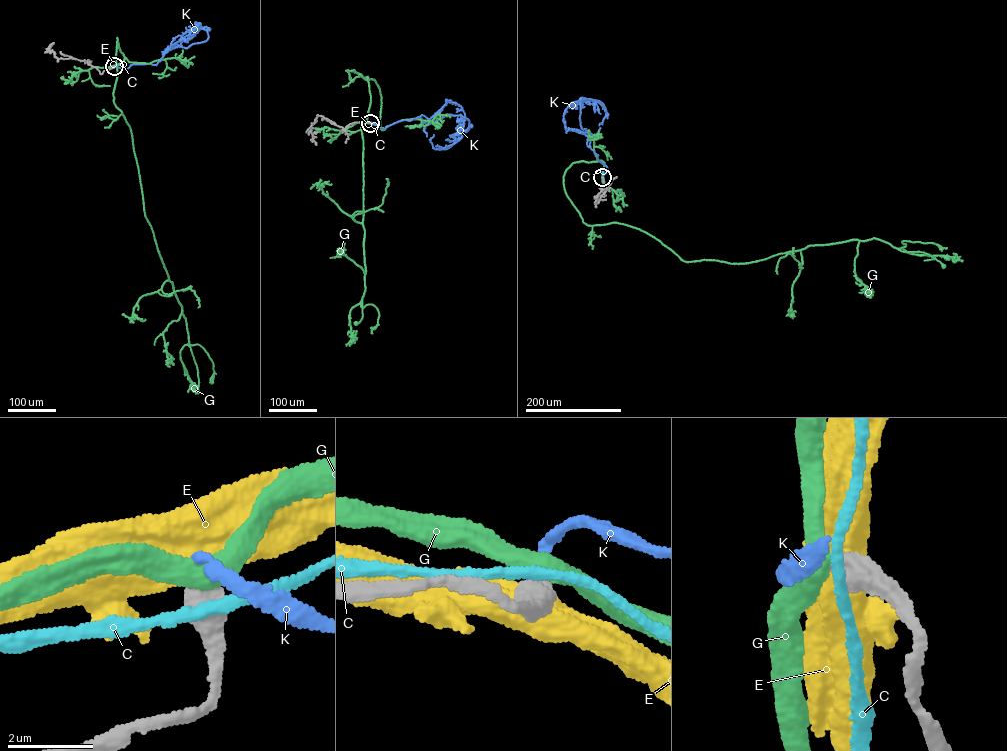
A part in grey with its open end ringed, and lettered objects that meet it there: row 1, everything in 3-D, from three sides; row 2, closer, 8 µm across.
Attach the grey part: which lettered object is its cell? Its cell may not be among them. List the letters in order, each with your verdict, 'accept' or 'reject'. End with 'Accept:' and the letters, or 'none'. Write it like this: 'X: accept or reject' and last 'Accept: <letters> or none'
C: reject
E: reject
G: reject
K: accept
Accept: K

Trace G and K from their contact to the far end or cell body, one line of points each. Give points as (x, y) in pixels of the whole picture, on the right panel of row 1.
G: (602, 177), (601, 160), (565, 172), (583, 222), (639, 229), (685, 261), (745, 263), (874, 238), (943, 265)
K: (602, 177), (606, 166), (587, 146), (590, 133), (580, 125), (580, 104), (586, 99), (581, 99)

